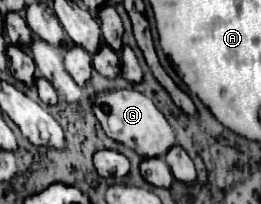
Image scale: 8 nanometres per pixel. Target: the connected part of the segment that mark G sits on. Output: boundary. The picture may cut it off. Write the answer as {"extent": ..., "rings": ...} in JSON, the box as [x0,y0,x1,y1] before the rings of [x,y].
{"extent":[95,89,177,159],"rings":[[[121,89],[121,91],[111,91],[111,93],[99,93],[95,115],[111,139],[119,141],[121,145],[125,145],[127,149],[135,151],[137,155],[145,159],[163,157],[173,145],[177,145],[175,131],[165,119],[165,115],[155,107],[155,103],[149,97],[141,95],[139,91]]]}

